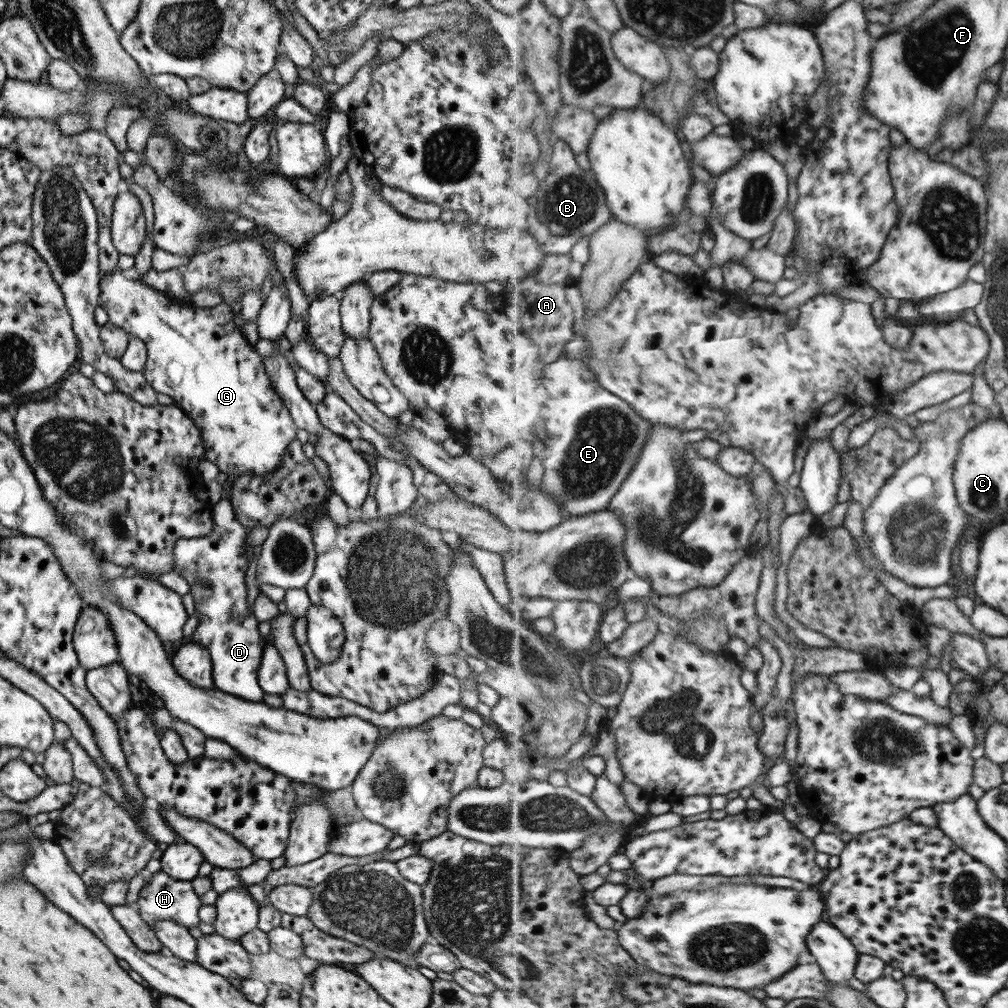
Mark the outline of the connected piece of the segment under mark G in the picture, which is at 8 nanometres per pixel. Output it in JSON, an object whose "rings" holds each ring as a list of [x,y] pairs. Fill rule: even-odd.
{"rings":[[[118,268],[100,277],[97,307],[103,309],[108,321],[122,328],[128,335],[138,338],[146,346],[146,361],[141,370],[147,384],[173,400],[197,427],[203,441],[201,459],[215,465],[227,476],[267,476],[283,462],[285,447],[295,439],[297,427],[284,407],[280,394],[272,387],[265,374],[264,362],[249,344],[243,333],[234,327],[227,303],[212,307],[193,307],[182,304],[170,296],[141,284],[138,279],[127,279]]]}

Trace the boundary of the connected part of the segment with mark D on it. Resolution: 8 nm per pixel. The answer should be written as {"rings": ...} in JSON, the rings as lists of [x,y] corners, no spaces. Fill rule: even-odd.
{"rings":[[[221,499],[219,502],[211,506],[213,521],[213,532],[209,534],[207,539],[193,540],[192,538],[179,538],[175,541],[173,551],[174,568],[173,570],[179,574],[189,586],[189,594],[193,598],[194,610],[199,615],[199,622],[195,627],[189,641],[199,643],[207,649],[210,656],[211,676],[214,688],[231,694],[244,701],[261,703],[264,692],[258,685],[256,672],[260,663],[263,647],[266,644],[257,630],[258,622],[253,617],[252,609],[247,603],[247,592],[244,583],[245,571],[249,562],[249,548],[244,544],[247,537],[248,528],[245,528],[235,521],[233,508],[227,499]],[[198,578],[203,578],[203,586],[198,583]]]}

